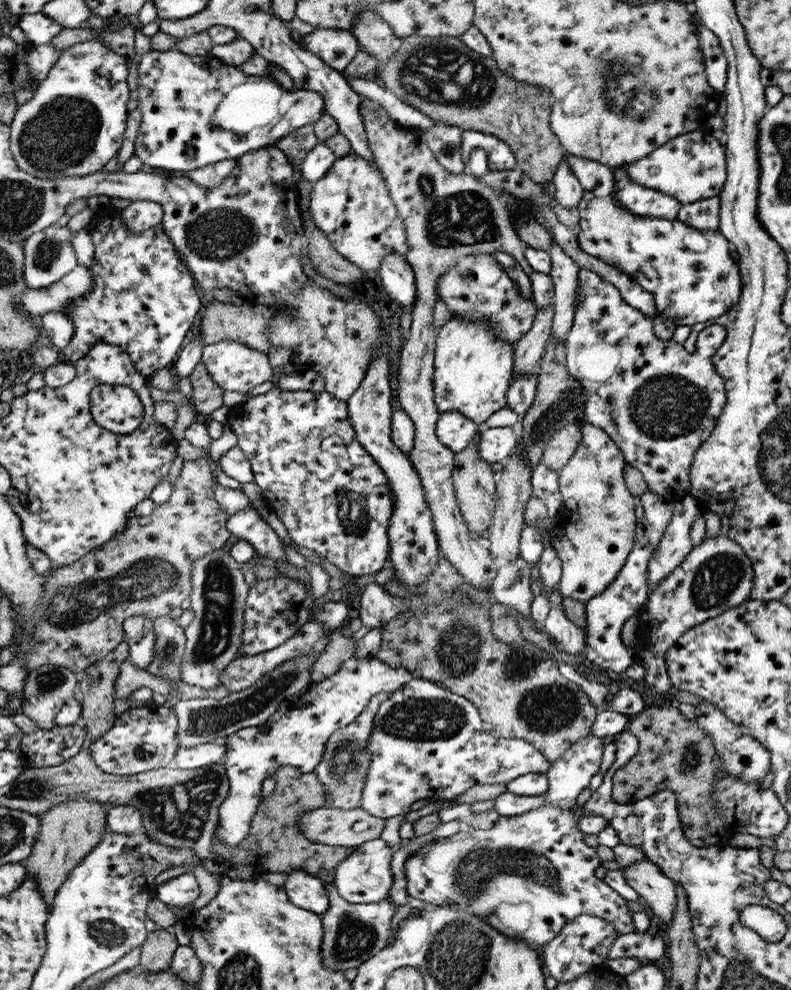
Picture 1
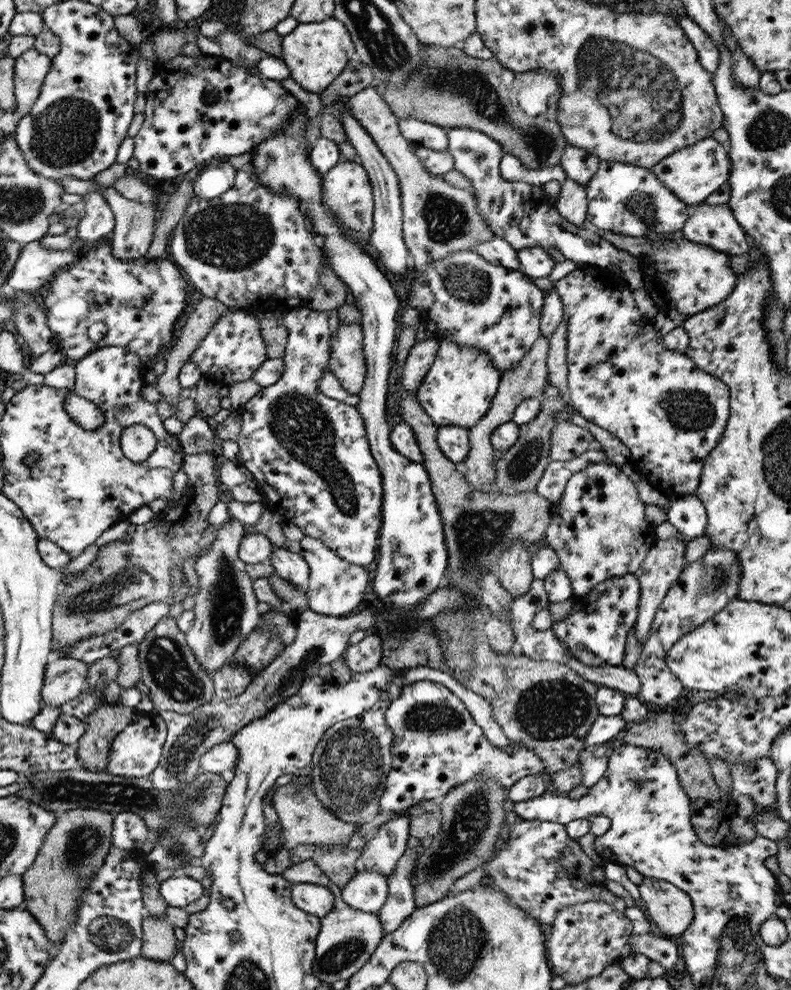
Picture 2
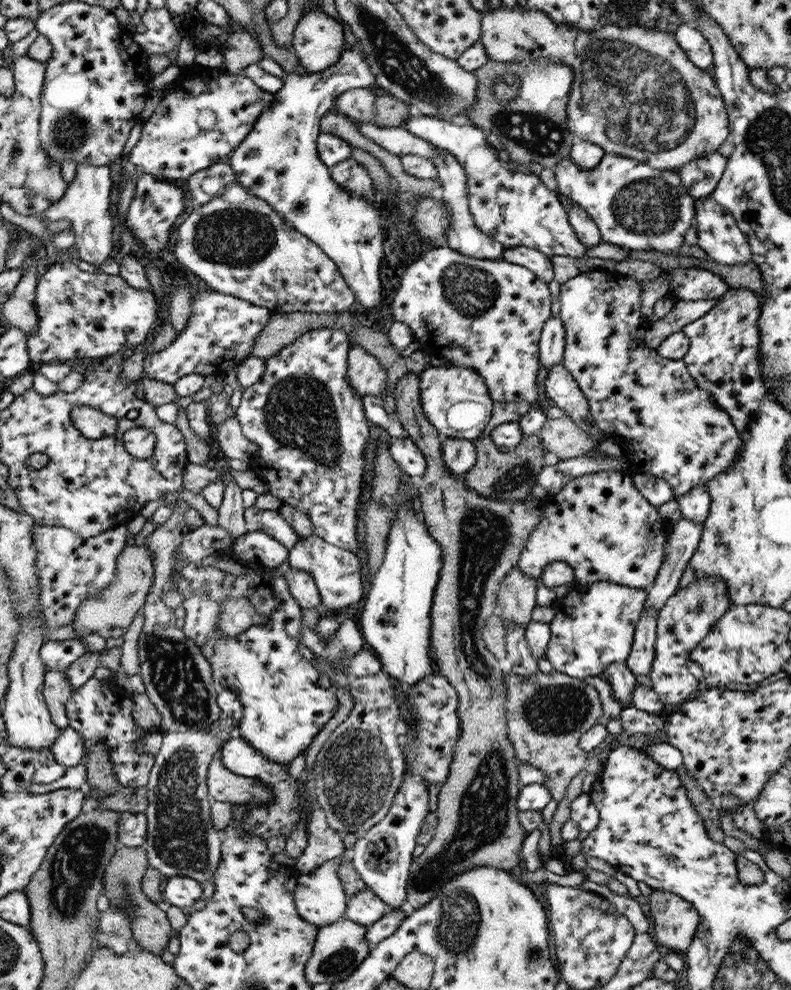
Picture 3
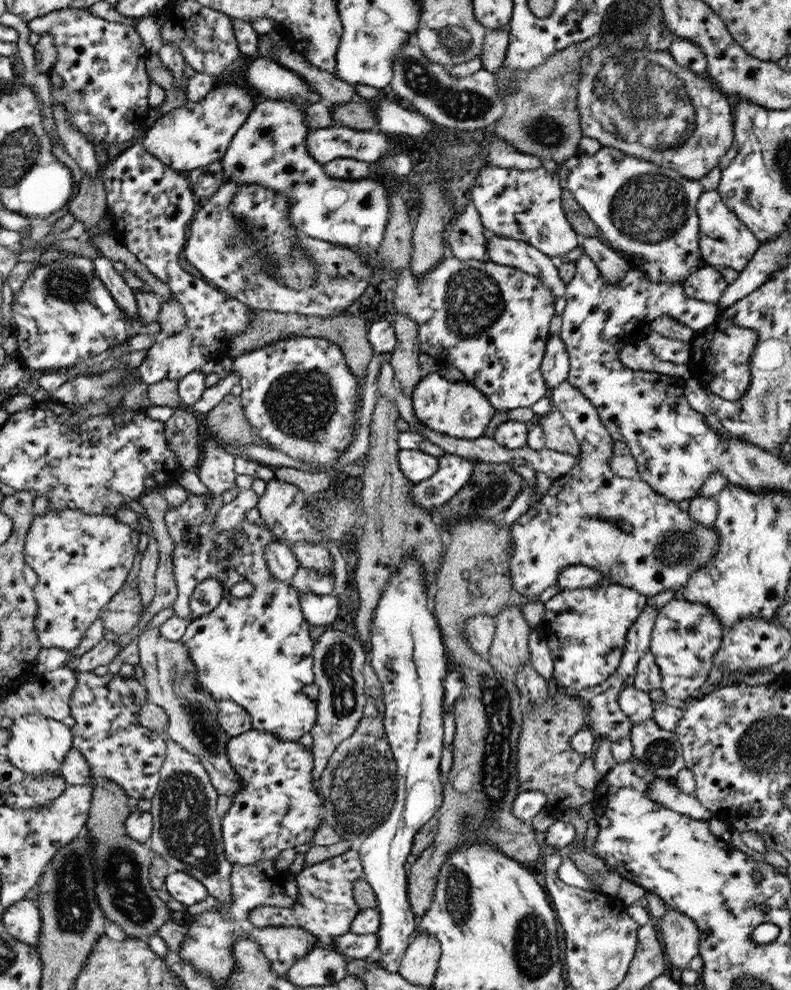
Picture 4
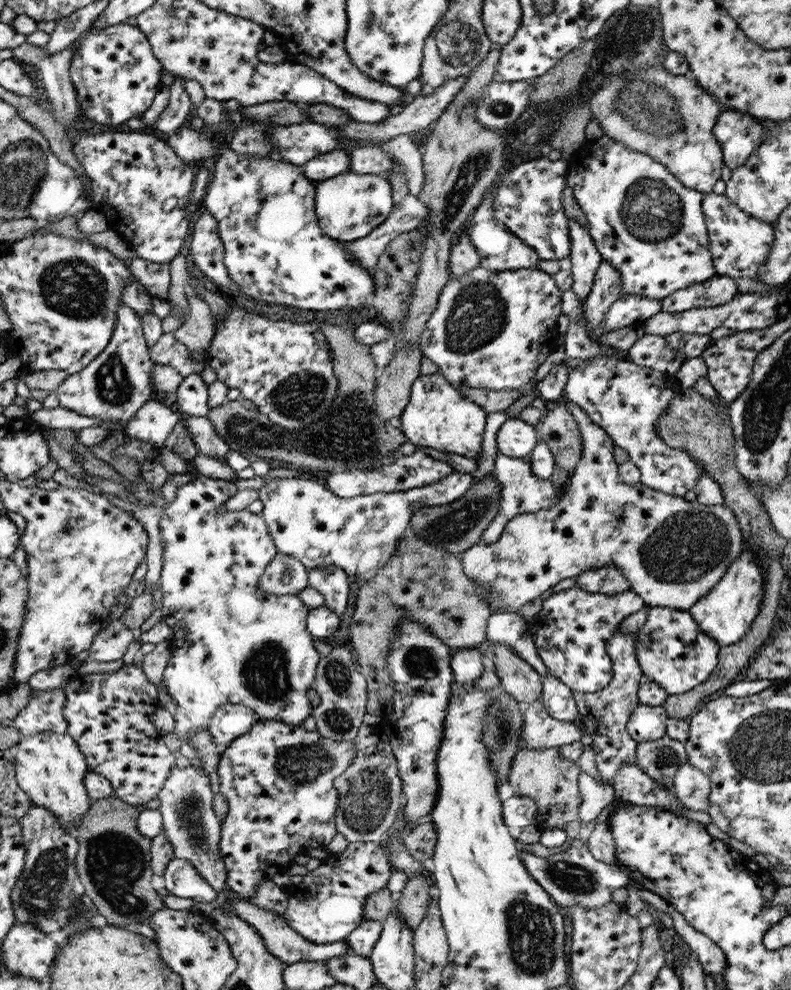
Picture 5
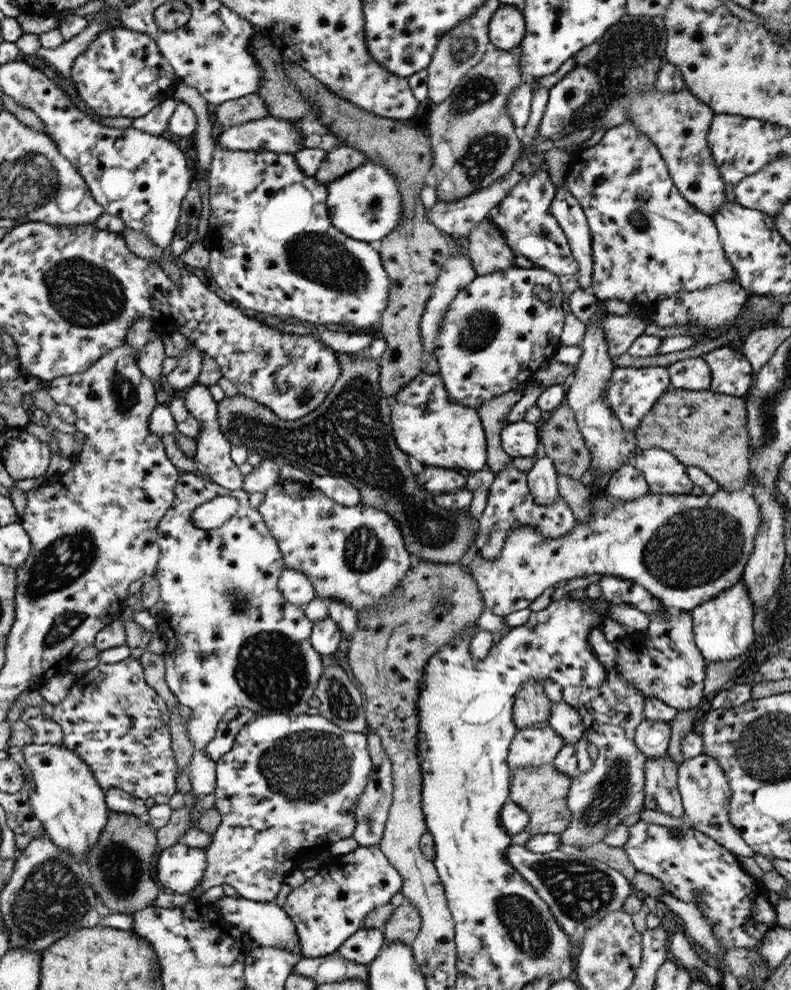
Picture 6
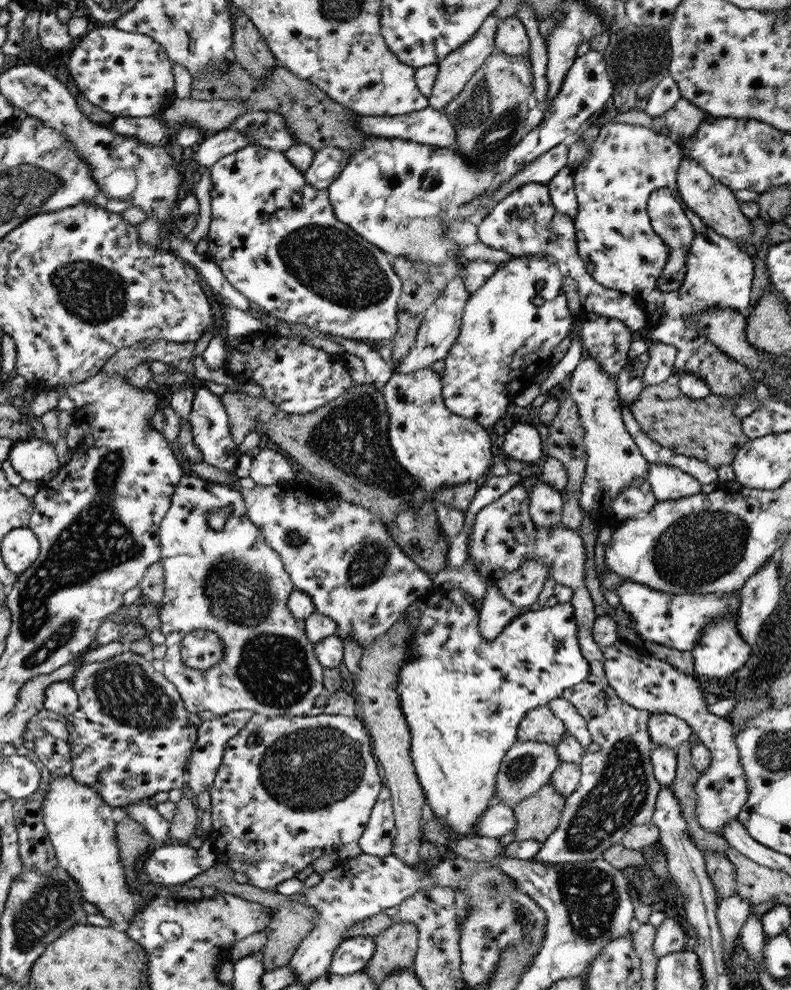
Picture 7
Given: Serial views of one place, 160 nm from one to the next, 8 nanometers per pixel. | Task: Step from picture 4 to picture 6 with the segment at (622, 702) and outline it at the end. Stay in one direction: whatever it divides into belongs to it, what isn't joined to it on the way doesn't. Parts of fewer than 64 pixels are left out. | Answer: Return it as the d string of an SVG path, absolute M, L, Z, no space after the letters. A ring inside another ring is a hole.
M643 718L634 742L642 754L648 758L661 758L667 756L669 743L671 740L671 726L662 720L649 720Z

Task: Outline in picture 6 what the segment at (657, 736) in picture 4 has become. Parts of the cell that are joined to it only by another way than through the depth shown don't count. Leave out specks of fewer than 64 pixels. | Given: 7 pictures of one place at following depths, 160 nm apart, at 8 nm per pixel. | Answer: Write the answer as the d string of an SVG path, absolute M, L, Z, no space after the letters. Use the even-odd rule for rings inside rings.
M667 756L648 758L645 762L644 806L647 810L658 811L682 818L685 810L677 785L677 770L680 766Z

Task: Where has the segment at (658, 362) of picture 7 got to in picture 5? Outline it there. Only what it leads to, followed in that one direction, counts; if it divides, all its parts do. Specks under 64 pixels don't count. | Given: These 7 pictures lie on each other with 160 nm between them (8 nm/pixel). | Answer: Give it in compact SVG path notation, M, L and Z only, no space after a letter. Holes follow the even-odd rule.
M608 355L592 357L572 369L564 393L568 400L582 406L592 422L605 430L617 446L628 452L629 460L640 469L644 486L683 497L688 490L693 490L700 475L706 475L705 468L687 450L670 449L655 429L668 403L683 389L674 374Z

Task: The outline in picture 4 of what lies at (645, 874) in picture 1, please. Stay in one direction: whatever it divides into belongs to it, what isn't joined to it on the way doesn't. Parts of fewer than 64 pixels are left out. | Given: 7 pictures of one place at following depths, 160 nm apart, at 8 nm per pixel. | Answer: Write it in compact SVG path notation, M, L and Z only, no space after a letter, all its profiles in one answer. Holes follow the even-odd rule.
M667 908L660 923L660 940L668 960L684 970L699 954L700 931L690 916L675 908Z

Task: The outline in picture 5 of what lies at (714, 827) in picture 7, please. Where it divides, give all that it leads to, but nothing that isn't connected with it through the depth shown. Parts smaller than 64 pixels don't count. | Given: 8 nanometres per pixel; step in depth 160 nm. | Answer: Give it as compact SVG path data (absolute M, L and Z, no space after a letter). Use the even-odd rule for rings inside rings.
M650 607L644 626L637 633L636 659L643 676L653 680L669 695L684 694L716 671L721 647L714 639L700 631L698 623L688 611L668 607ZM687 763L676 771L673 792L685 808L696 810L696 812L708 812L711 805L710 791L709 776L700 769Z

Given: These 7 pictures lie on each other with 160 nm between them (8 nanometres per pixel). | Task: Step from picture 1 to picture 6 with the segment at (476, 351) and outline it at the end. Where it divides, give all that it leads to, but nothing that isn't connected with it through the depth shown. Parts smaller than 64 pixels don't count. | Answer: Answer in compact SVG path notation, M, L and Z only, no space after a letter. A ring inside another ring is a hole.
M420 372L390 405L395 441L408 458L423 466L476 471L486 466L486 434L478 411L451 398L439 373Z

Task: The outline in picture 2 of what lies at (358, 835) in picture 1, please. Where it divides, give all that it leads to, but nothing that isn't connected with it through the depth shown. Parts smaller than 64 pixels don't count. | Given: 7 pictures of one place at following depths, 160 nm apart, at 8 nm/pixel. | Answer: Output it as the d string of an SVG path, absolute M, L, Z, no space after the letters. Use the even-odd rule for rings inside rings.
M291 781L283 786L275 787L271 786L267 790L268 802L272 802L276 812L279 816L280 823L283 827L281 834L282 841L286 845L286 849L280 849L271 856L270 860L267 860L262 866L268 874L281 874L291 866L291 858L289 850L292 850L295 846L302 845L328 845L328 846L344 846L348 842L352 842L356 834L358 824L355 822L344 822L338 815L329 811L324 805L323 801L315 794L313 788L310 785L304 785L303 787L297 782Z

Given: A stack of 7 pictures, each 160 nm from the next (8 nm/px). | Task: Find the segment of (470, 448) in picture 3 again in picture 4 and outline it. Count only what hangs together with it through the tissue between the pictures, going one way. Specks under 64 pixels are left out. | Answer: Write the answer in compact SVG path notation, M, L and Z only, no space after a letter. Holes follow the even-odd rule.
M445 453L439 457L439 469L434 476L427 481L414 484L414 489L411 490L411 496L415 499L416 506L430 509L431 506L441 507L455 496L459 490L466 488L470 484L471 477L474 476L474 464L467 458L462 458L460 455Z

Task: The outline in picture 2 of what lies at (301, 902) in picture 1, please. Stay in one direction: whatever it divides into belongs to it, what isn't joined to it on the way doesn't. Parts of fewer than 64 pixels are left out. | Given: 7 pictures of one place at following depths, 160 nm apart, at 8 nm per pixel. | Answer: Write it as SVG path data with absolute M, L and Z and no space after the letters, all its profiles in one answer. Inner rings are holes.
M312 883L293 885L291 898L300 910L318 918L326 917L335 908L335 895L327 886Z

